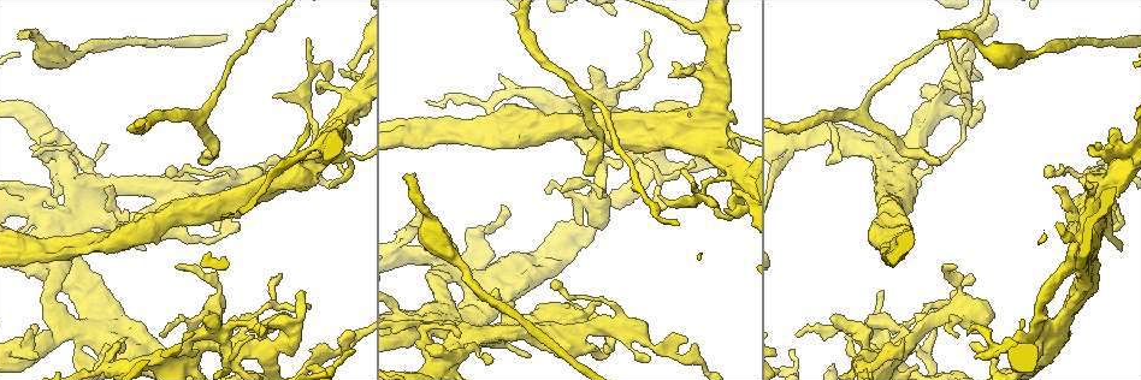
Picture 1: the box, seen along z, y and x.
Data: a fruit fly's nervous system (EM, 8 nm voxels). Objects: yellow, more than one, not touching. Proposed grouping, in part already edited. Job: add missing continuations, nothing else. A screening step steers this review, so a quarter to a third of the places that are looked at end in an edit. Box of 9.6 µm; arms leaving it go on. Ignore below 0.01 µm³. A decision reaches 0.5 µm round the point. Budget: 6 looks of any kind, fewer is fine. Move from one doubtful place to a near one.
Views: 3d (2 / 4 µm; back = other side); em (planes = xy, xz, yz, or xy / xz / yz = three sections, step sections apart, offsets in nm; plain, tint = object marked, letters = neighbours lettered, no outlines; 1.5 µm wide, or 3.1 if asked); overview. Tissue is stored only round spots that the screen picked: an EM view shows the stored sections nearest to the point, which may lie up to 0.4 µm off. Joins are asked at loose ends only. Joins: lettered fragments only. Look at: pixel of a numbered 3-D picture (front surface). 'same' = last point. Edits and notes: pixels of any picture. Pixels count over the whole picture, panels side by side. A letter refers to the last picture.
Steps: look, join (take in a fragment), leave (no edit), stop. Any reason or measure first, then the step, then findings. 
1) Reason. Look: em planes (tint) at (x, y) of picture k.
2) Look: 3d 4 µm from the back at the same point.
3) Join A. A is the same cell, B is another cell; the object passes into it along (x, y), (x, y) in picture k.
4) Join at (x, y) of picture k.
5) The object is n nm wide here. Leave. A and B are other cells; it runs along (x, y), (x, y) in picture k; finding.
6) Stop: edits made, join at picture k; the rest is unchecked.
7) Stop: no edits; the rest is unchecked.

Free end. Look: 3d 4 µm at (404, 176) of picture 1.

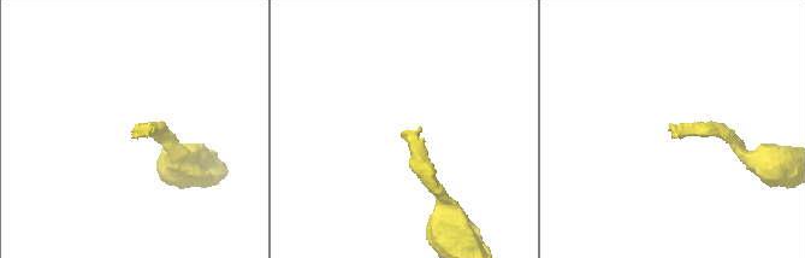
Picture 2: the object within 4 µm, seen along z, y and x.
Shape alone is not enough. Look: em yz step 4 (letters) at (408, 131) of picture 2.

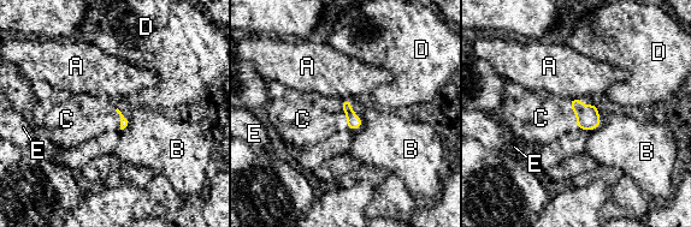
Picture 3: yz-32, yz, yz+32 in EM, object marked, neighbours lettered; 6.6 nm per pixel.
Join C. C is the same cell, A, B, D and E are other cells; it goes on there.

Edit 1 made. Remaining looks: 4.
Look: overview.

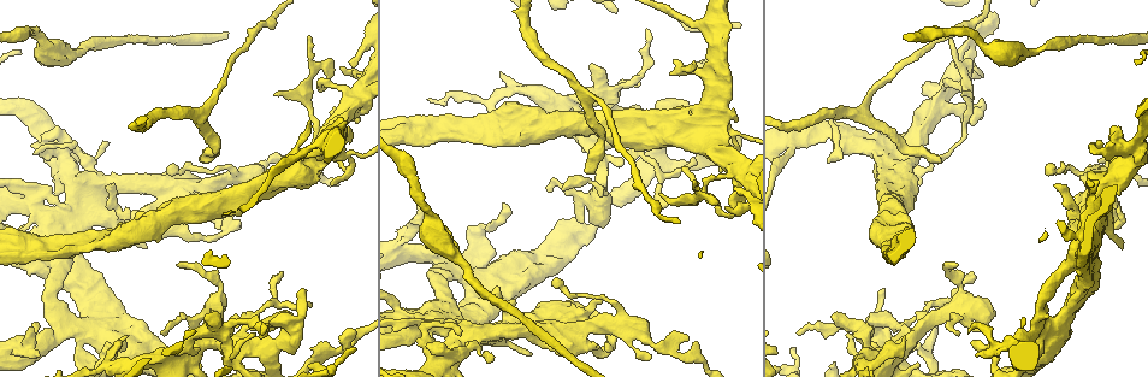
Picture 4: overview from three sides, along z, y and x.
Look: 3d 2 µm at (303, 290) of picture 4.

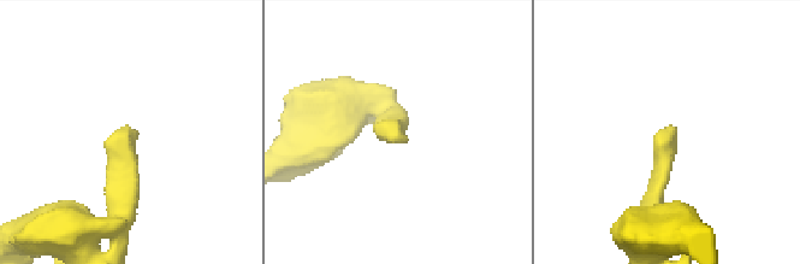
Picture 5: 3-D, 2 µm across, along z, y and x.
Shape alone is not enough. Look: em xz step 4 (letters) at (126, 124) of picture 5.

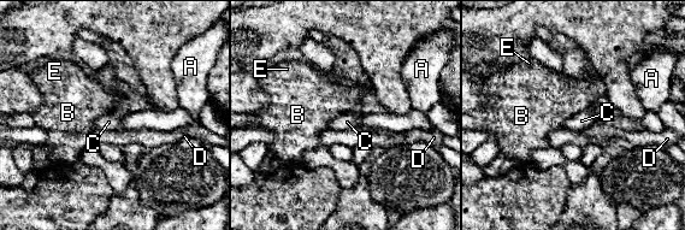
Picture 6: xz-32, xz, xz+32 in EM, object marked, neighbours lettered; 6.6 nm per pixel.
Cut it another way. Look: em planes (letters) at the same point.

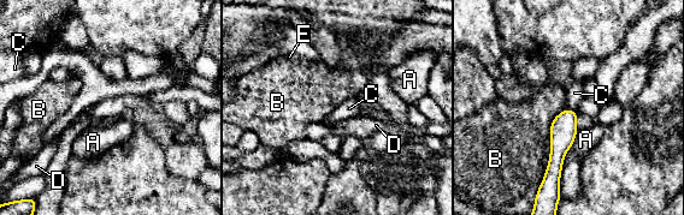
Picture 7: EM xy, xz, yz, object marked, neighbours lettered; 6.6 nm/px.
The longest contact is with B, 550 nm. Leave. A, B, C, D and E are other cells; a border runs along (566, 108), (576, 112) in picture 7; none of them fits.

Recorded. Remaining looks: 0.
Stop: edits made, join at picture 3; the rest is unchecked.

